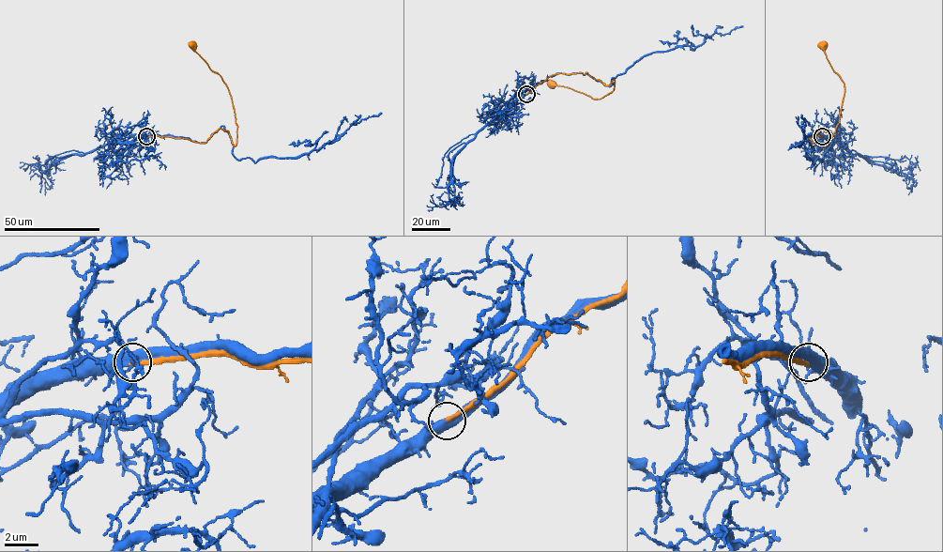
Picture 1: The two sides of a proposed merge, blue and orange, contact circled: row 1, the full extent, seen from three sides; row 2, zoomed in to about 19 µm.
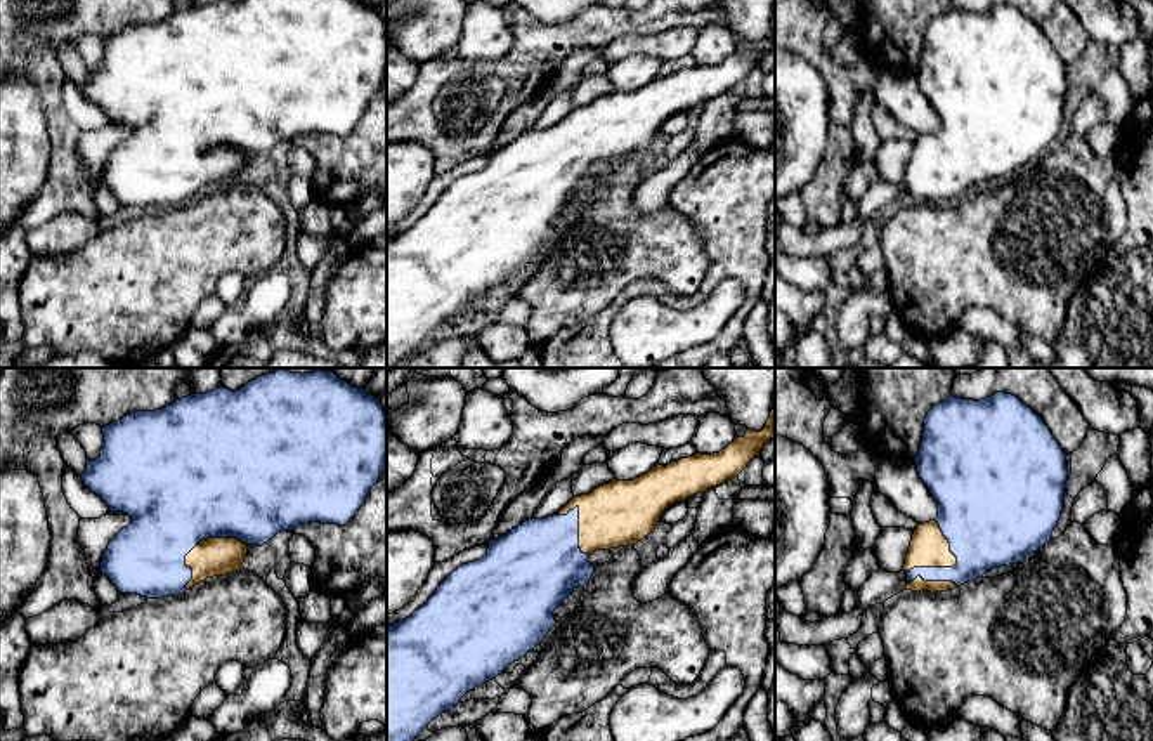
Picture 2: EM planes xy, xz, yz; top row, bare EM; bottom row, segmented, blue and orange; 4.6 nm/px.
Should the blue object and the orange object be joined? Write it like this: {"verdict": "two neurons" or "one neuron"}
{"verdict": "one neuron"}

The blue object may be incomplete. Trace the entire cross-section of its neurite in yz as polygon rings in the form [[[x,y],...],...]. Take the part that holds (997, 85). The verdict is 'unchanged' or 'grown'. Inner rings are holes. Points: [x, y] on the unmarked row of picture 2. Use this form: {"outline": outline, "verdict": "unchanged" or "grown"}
{"outline": [[[1007,3],[974,12],[950,7],[924,30],[917,85],[938,115],[938,130],[914,141],[903,182],[907,201],[954,201],[987,182],[1018,175],[1051,153],[1068,92],[1066,64],[1046,33]]], "verdict": "grown"}

